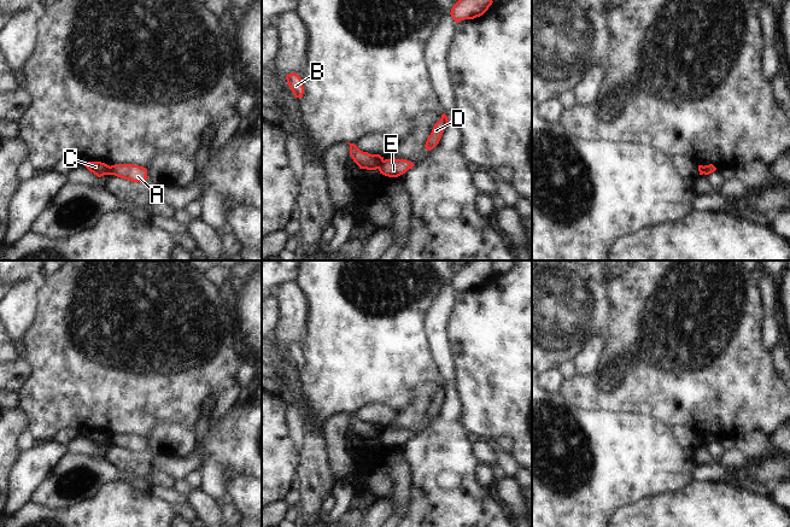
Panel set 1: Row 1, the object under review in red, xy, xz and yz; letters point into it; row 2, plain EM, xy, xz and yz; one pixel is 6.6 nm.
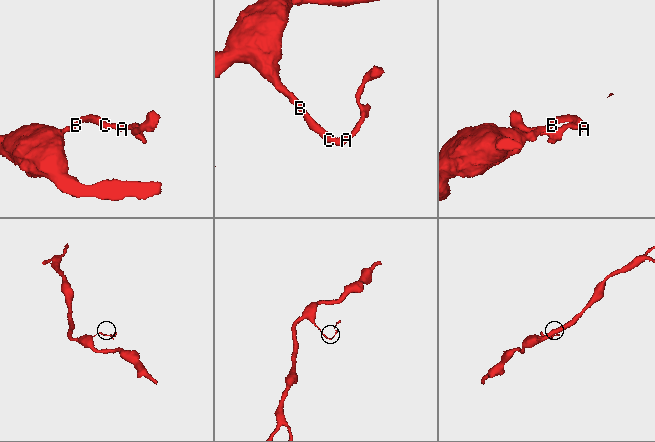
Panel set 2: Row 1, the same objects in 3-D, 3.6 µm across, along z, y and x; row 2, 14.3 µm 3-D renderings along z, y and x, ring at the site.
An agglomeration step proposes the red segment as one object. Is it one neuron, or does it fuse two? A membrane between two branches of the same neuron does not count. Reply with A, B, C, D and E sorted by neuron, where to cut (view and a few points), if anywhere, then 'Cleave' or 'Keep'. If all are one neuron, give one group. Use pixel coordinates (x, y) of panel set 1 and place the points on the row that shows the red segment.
Groups: A D E / B C. Split along xy (110, 167), (111, 174). Cleave.

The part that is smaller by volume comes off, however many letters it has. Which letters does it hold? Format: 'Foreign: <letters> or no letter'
Foreign: A, D, E

